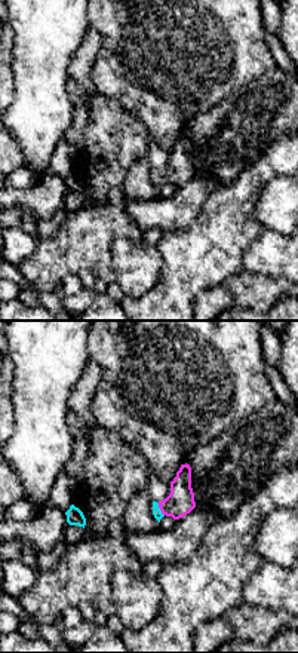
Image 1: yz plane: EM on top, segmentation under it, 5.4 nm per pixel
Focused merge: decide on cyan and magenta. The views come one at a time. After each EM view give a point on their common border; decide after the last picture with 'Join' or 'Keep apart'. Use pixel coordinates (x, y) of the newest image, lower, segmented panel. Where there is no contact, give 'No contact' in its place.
Touches cyan at (159, 509)

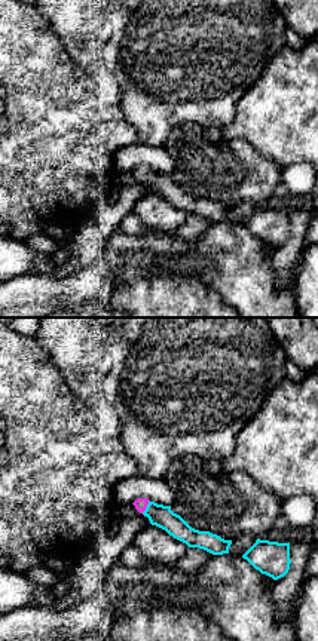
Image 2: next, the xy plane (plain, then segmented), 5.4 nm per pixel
Touches cyan at (147, 506)

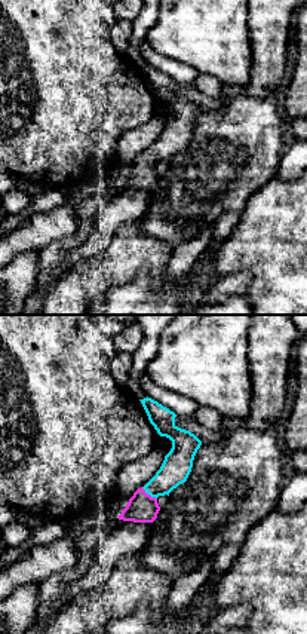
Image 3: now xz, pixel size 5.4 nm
Touches cyan at (149, 493)

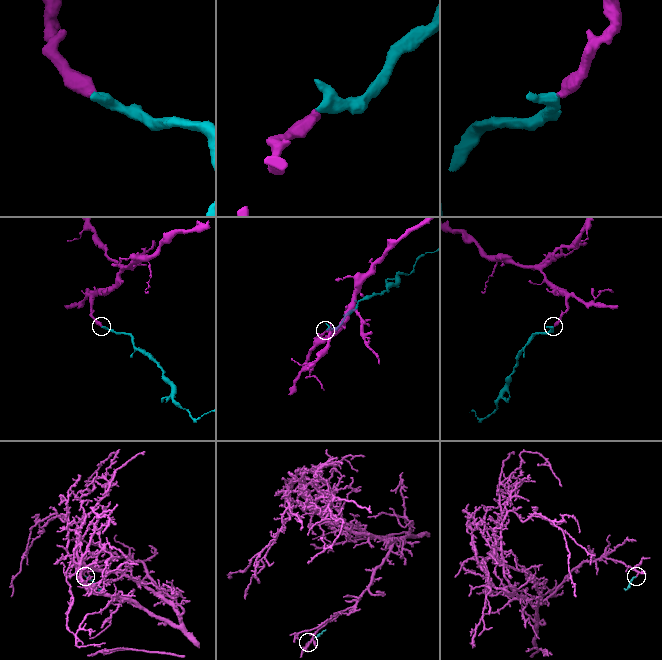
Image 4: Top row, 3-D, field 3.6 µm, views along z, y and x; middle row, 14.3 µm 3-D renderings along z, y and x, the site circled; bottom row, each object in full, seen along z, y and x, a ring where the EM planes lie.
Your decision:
Join

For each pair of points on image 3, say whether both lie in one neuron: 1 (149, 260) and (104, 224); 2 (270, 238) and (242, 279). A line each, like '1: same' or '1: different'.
1: different
2: different

